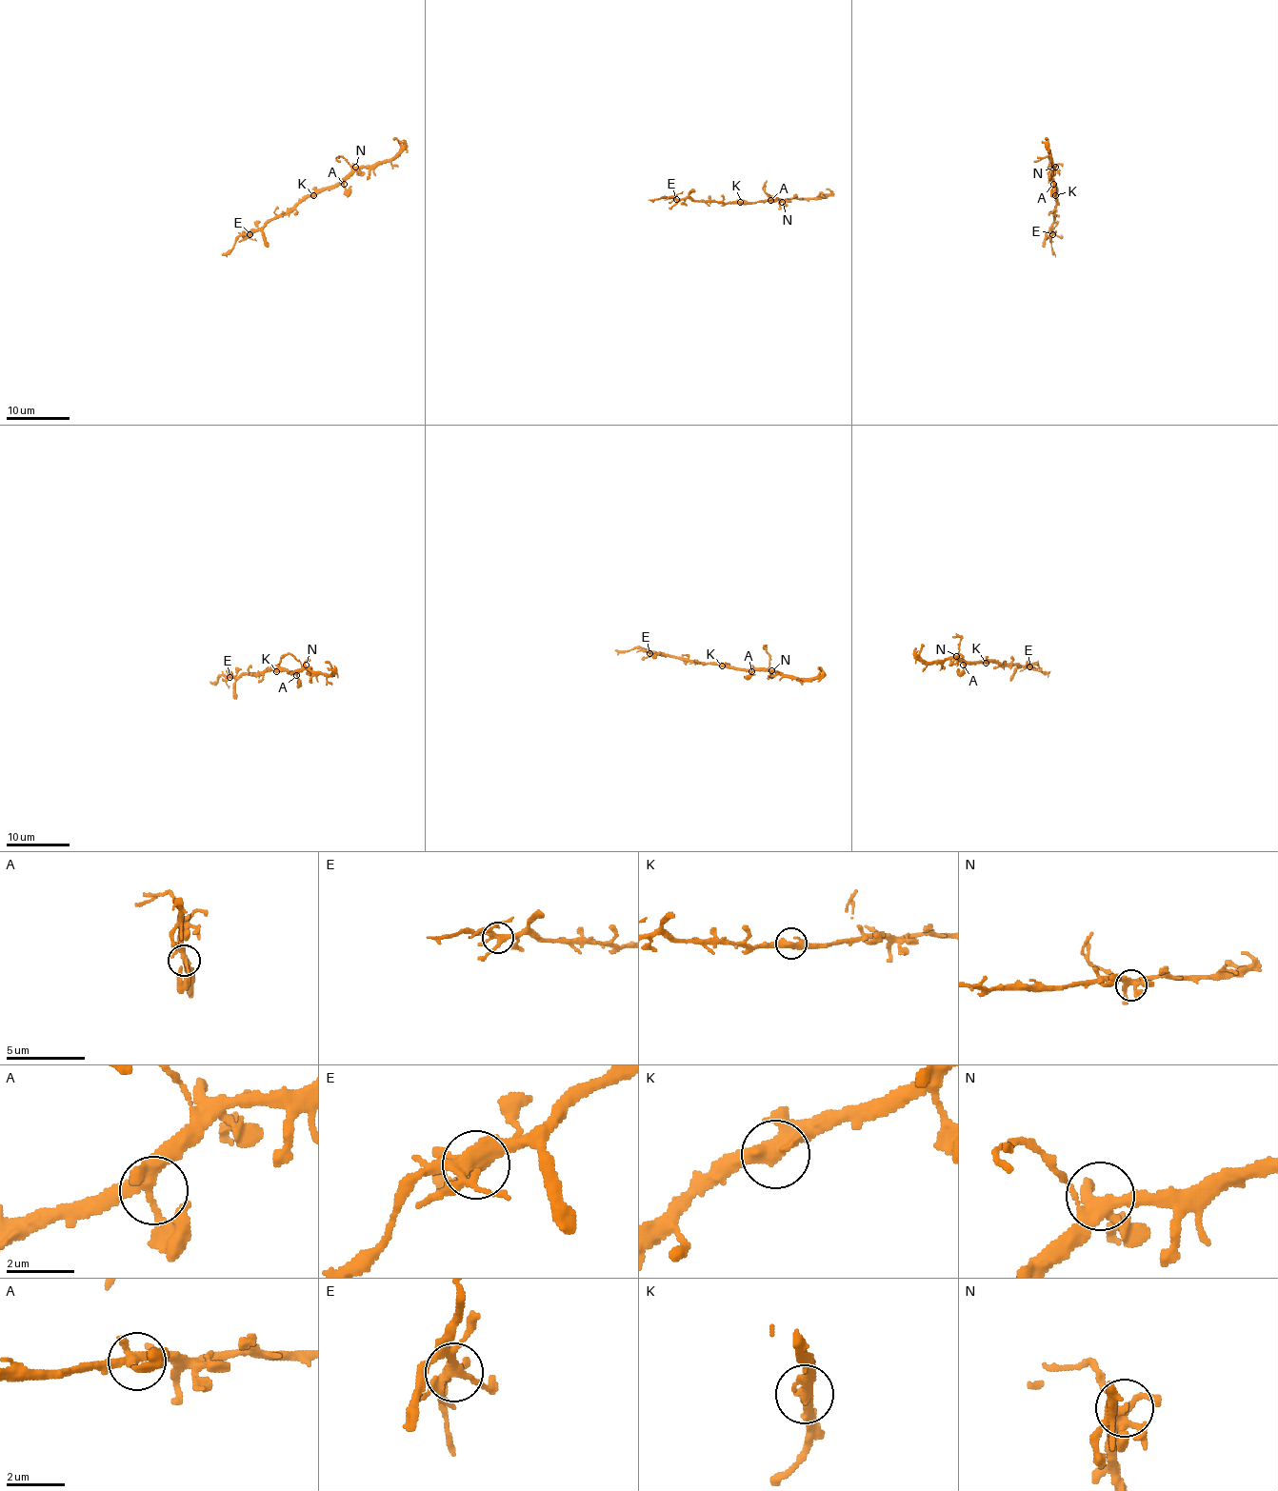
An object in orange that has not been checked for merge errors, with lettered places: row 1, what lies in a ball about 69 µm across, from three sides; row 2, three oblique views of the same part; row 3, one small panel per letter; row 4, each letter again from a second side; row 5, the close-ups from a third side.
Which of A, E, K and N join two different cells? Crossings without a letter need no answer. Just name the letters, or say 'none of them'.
none of them

